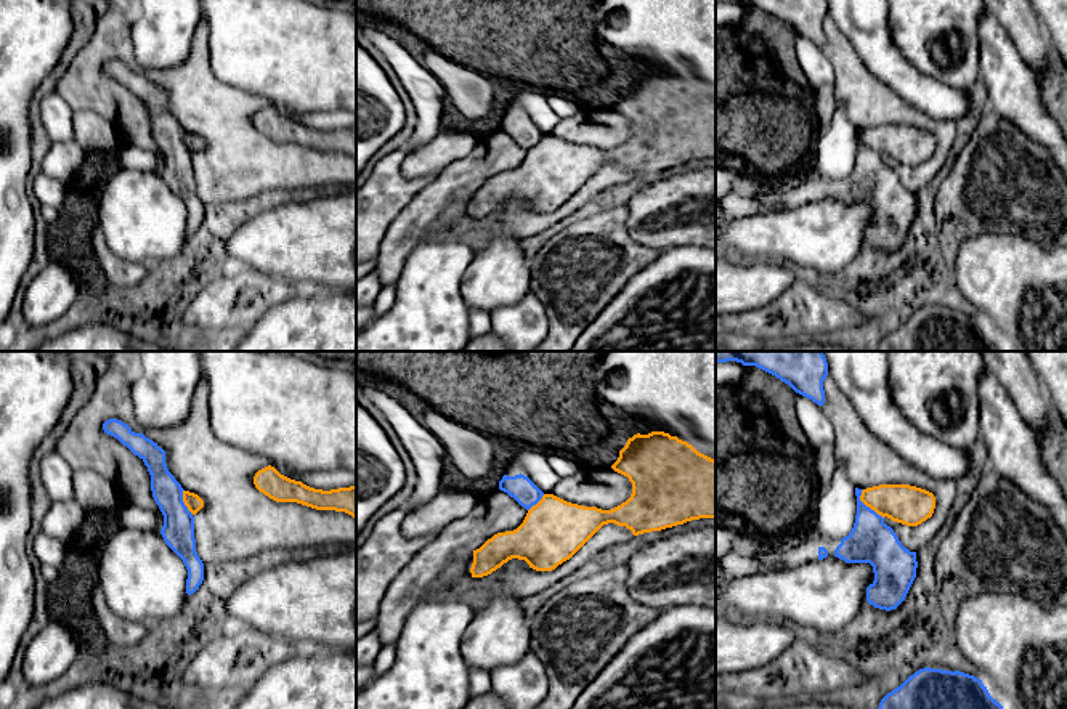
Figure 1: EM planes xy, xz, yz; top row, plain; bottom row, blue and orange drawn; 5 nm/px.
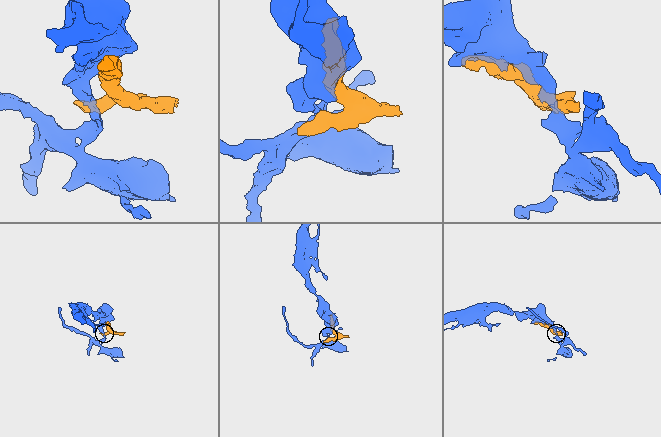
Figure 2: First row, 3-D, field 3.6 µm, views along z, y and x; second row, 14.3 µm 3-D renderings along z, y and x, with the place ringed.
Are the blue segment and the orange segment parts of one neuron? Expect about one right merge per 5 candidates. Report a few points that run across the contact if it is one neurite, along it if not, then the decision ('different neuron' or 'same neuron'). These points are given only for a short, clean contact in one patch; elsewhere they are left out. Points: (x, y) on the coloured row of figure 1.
line yz (872, 541), (865, 506), (905, 504); same neuron

